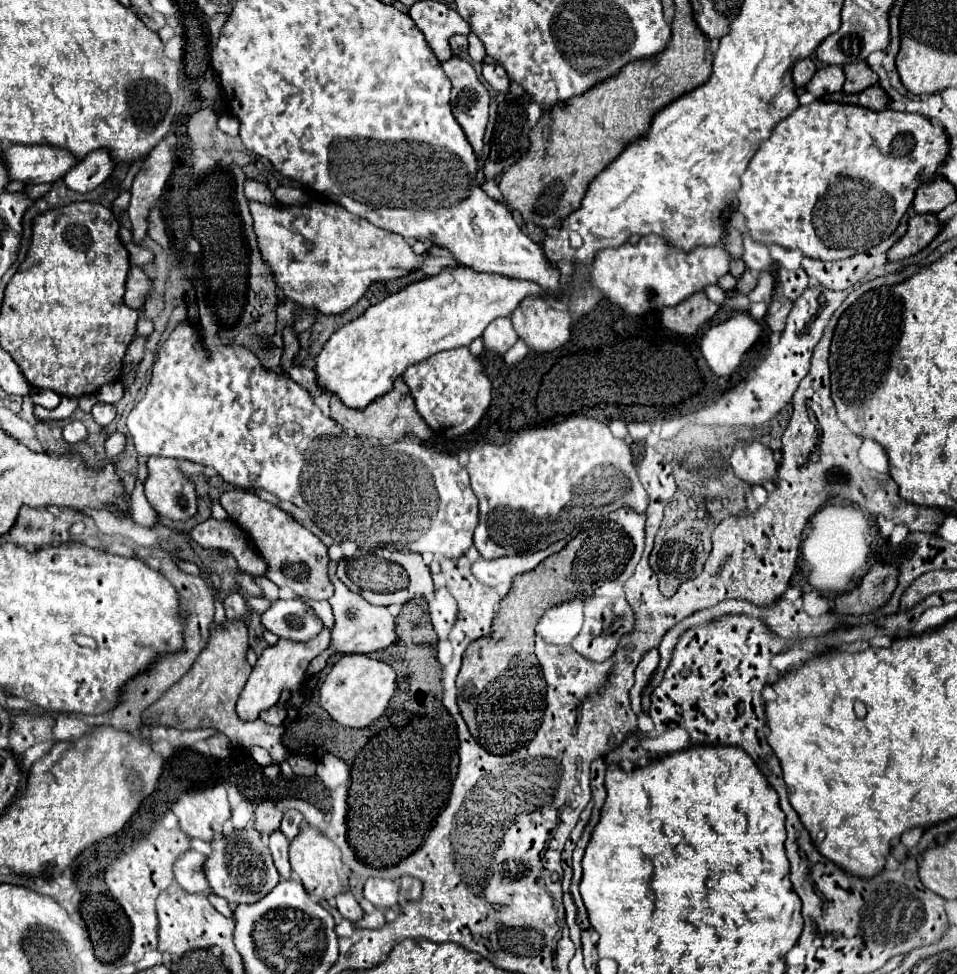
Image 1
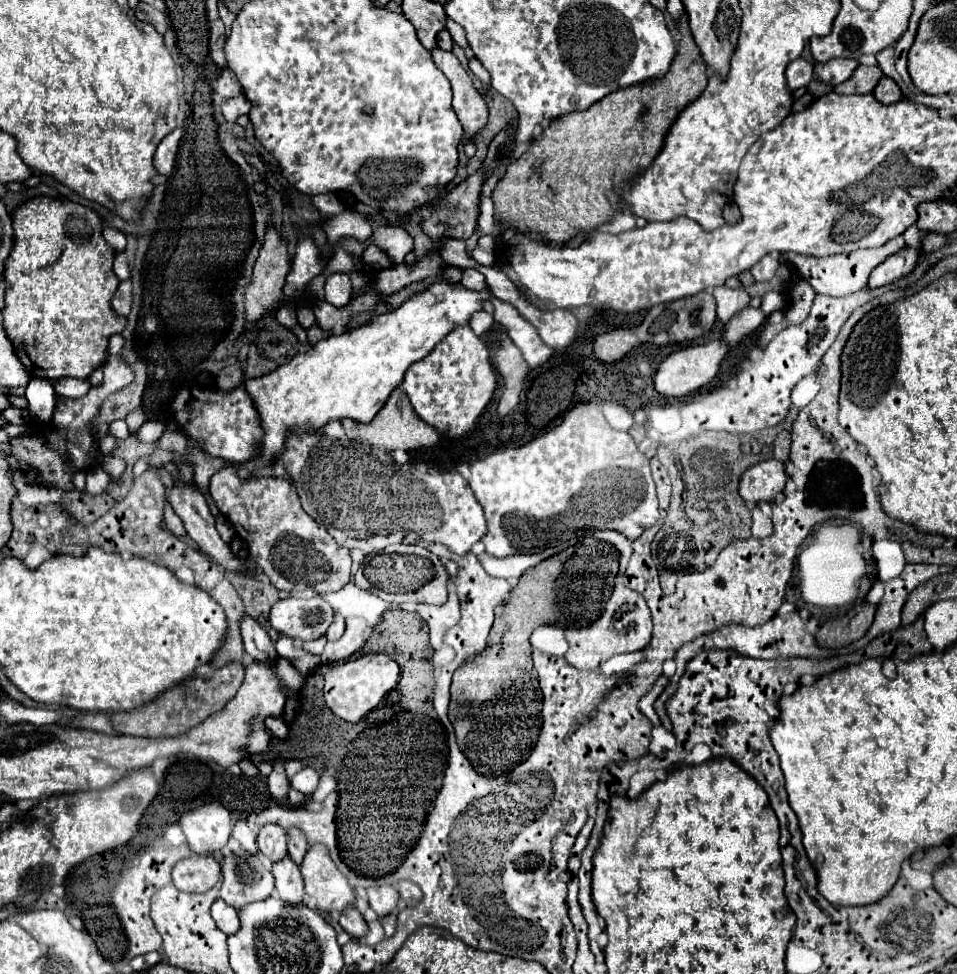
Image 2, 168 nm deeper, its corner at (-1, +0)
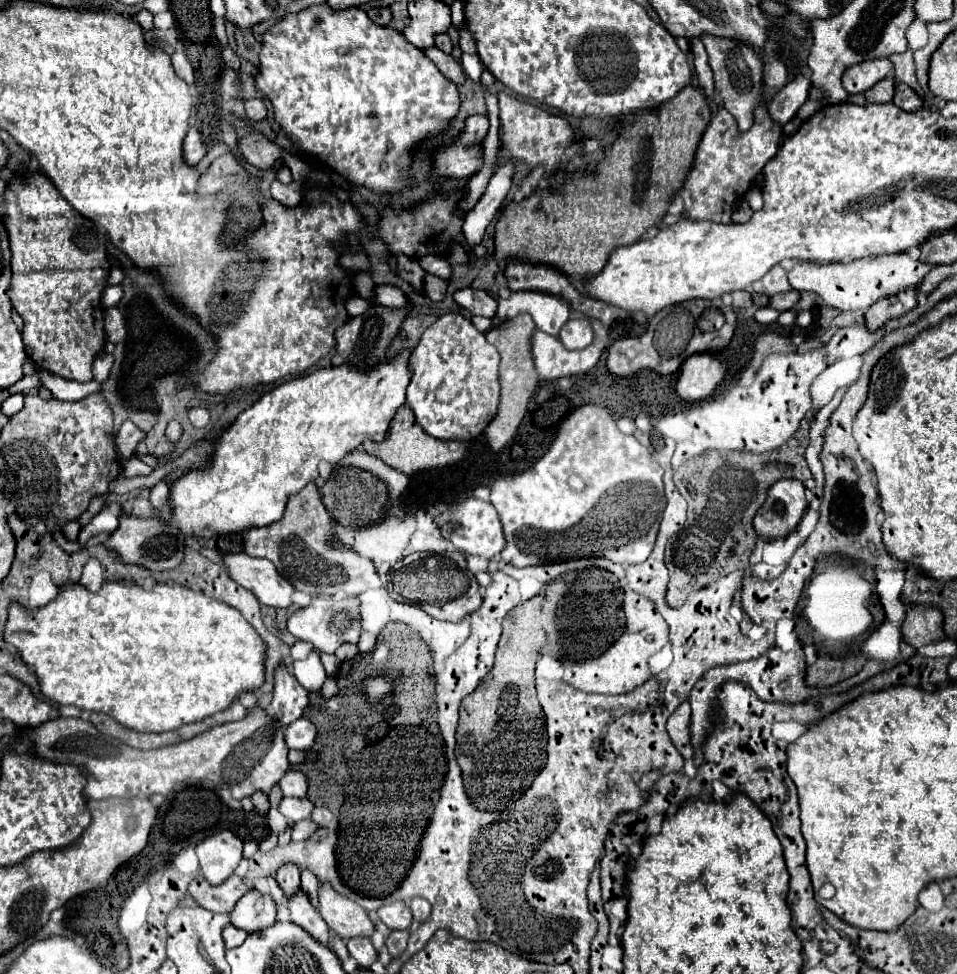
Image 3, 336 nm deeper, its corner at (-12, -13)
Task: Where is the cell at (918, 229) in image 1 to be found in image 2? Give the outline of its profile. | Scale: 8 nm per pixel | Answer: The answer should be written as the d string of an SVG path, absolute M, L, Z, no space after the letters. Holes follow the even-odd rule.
M903 249L901 253L895 253L893 257L889 257L889 261L881 263L871 273L867 287L877 289L877 287L885 287L889 283L899 281L901 277L909 275L915 269L917 259L919 259L919 249Z

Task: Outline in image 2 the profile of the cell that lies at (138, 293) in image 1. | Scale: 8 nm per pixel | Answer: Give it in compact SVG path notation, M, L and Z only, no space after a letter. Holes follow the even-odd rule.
M121 281L113 299L111 299L111 307L117 315L127 317L131 311L131 281Z

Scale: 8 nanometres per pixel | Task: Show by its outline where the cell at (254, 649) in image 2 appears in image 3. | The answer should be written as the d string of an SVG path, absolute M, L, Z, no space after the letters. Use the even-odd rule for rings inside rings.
M284 664L276 668L274 674L274 696L272 696L272 712L284 724L292 724L294 720L302 718L304 710L308 708L310 692L298 684L298 680L288 672Z

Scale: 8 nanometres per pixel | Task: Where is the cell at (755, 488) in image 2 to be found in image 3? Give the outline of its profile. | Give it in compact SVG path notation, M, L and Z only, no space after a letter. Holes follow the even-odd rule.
M784 478L770 486L766 502L760 506L754 528L766 538L780 538L794 530L808 506L806 488L800 480Z

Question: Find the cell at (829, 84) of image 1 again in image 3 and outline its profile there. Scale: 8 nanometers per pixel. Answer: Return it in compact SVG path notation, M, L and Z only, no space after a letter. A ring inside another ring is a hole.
M888 58L878 60L866 60L862 64L850 66L842 74L842 86L848 90L848 94L860 94L866 92L870 86L880 82L892 72L892 62Z

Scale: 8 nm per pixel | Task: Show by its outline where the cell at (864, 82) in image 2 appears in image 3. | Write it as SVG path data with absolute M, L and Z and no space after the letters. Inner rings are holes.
M884 78L878 84L874 84L870 90L862 94L848 96L848 102L852 104L870 104L870 102L890 102L894 96L894 78Z

